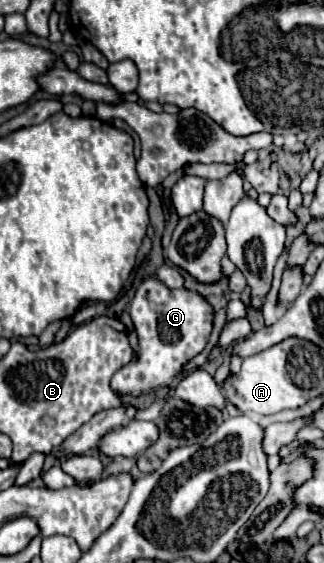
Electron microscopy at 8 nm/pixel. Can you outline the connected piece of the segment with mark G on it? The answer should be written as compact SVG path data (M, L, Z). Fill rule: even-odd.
M157 277L143 279L131 301L131 319L139 337L139 353L111 377L111 389L117 395L139 397L169 385L183 365L205 349L213 331L213 317L215 311L203 295L189 289L169 289Z

